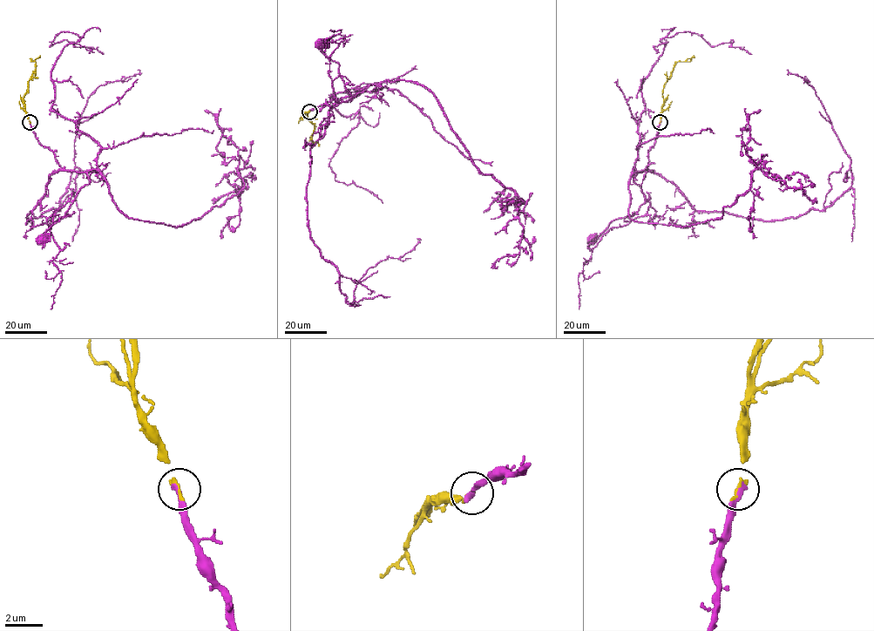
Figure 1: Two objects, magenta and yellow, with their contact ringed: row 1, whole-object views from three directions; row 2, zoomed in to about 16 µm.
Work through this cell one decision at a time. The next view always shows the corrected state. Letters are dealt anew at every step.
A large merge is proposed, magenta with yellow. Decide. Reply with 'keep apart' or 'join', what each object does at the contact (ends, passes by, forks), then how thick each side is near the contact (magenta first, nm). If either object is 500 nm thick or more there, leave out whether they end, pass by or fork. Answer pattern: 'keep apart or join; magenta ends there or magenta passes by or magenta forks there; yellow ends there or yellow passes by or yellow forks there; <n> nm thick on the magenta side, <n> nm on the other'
join; magenta ends there; yellow ends there; 340 nm thick on the magenta side, 180 nm on the other

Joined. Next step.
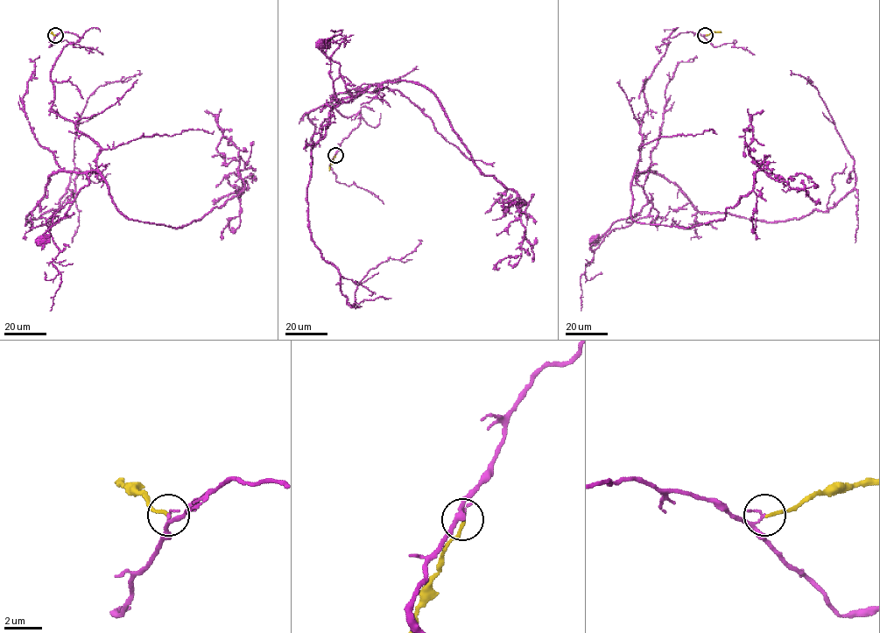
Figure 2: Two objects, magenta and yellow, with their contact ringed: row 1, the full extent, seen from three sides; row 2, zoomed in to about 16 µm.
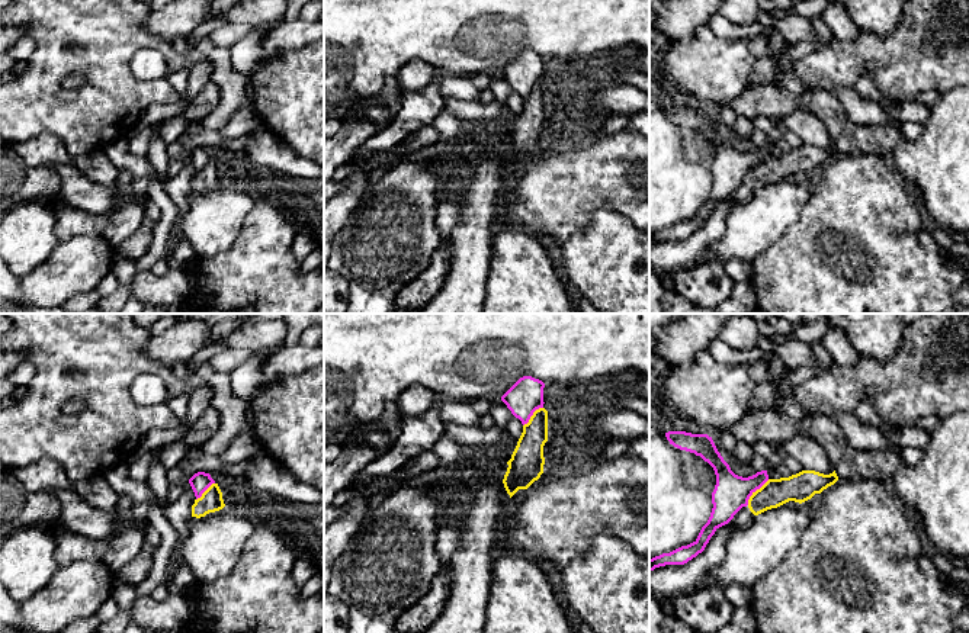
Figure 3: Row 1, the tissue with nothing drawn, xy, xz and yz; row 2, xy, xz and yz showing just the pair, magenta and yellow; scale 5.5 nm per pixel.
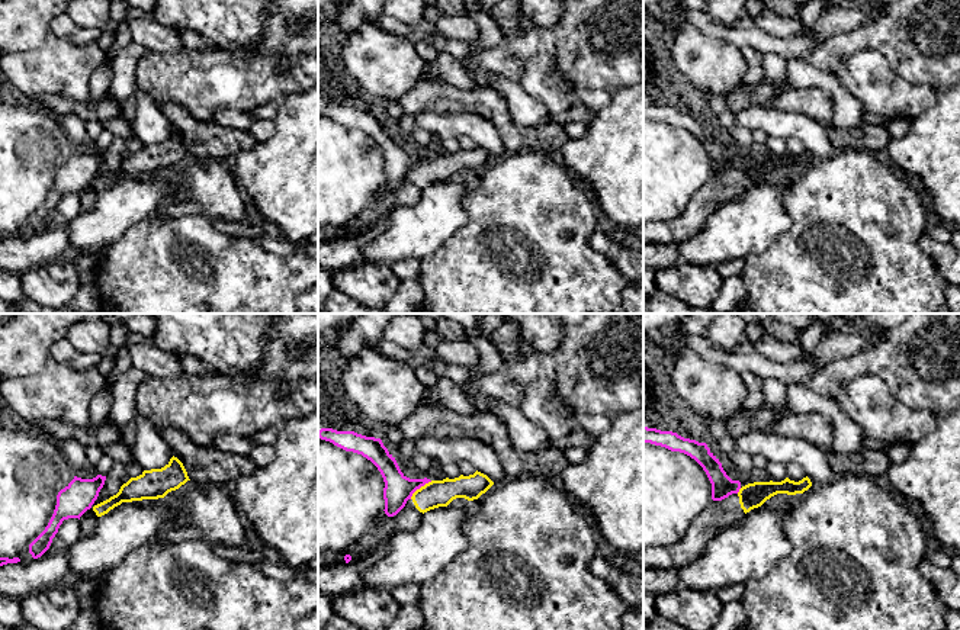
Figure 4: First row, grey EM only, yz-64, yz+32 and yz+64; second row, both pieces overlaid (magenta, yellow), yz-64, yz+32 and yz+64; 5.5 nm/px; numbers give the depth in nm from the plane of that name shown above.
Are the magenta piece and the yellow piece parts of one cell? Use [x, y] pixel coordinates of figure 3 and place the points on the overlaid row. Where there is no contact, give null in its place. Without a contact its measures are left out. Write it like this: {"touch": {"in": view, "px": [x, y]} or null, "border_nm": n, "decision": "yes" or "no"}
{"touch": {"in": "yz", "px": [756, 489]}, "border_nm": 190, "decision": "no"}

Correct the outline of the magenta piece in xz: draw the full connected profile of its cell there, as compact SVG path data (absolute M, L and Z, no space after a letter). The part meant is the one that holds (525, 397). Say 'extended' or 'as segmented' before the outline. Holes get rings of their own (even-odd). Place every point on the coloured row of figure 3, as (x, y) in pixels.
as segmented; M523 376L501 396L501 401L524 425L536 409L543 408L543 388L542 380Z

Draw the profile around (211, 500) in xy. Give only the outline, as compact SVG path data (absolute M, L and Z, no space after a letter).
M212 483L192 505L192 517L200 518L225 507L218 483Z

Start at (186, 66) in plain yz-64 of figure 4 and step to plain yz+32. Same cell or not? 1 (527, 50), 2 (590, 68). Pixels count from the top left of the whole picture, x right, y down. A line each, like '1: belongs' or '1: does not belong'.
1: belongs
2: belongs

